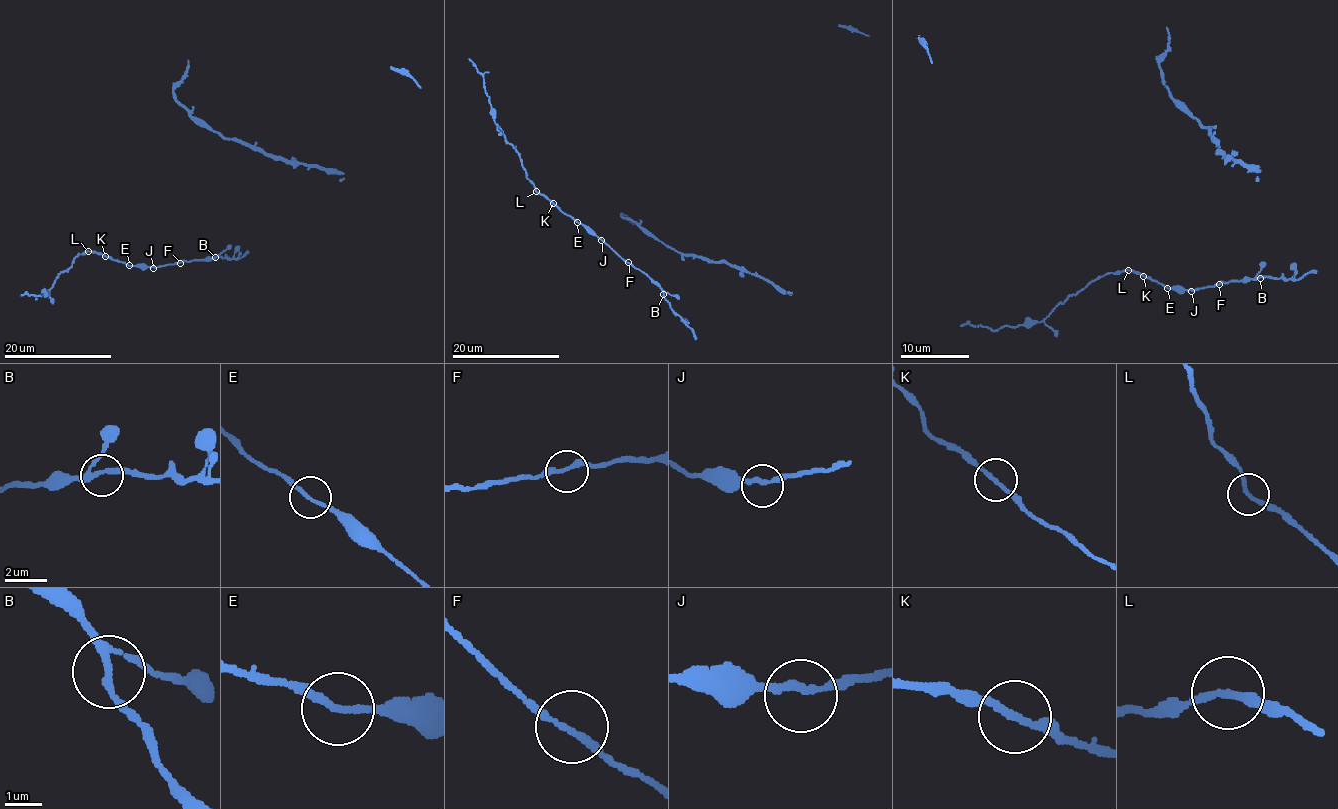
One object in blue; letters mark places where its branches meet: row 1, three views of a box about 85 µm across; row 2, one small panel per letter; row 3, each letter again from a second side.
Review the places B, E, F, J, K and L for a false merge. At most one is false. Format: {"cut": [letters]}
{"cut": ["L"]}

